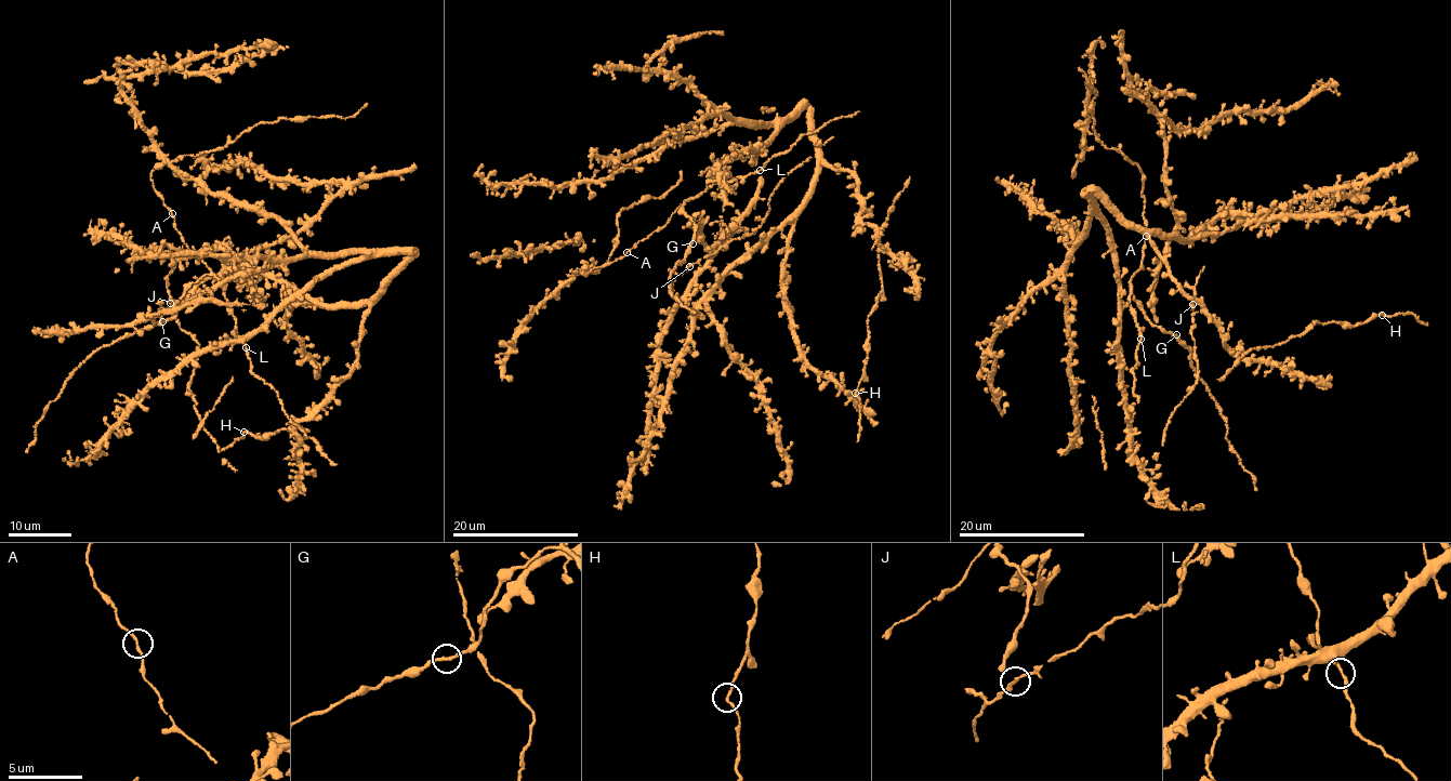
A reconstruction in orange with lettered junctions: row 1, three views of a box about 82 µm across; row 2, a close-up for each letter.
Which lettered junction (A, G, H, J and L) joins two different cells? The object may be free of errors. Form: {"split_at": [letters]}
{"split_at": []}

